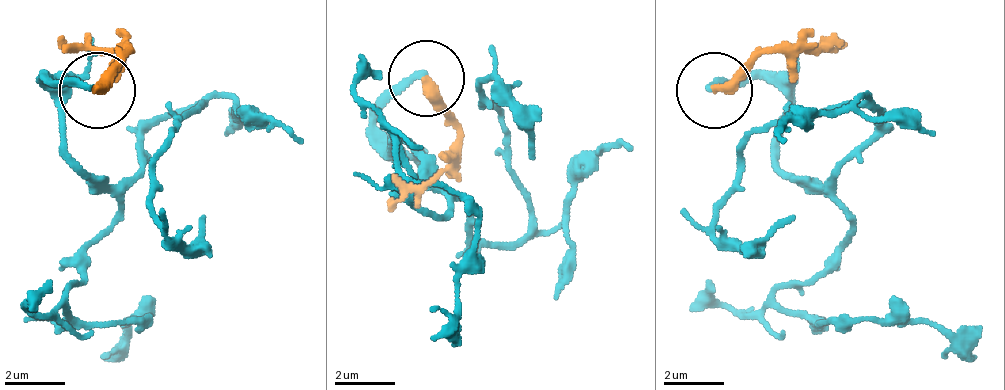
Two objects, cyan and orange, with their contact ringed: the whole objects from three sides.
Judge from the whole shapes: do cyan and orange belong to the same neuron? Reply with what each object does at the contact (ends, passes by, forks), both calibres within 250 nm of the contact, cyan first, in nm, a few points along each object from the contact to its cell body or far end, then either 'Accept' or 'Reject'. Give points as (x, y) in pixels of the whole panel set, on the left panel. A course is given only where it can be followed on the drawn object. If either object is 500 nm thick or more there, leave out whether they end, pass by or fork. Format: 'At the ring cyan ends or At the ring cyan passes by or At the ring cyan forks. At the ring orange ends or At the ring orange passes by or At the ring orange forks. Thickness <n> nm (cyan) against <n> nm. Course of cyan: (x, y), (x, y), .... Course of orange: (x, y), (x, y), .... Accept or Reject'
At the ring cyan ends. At the ring orange ends. Thickness 220 nm (cyan) against 360 nm. Course of cyan: (99, 92), (45, 77), (106, 183), (198, 107), (152, 191), (190, 244), (205, 214). Course of orange: (99, 92), (129, 54), (61, 38). Reject

